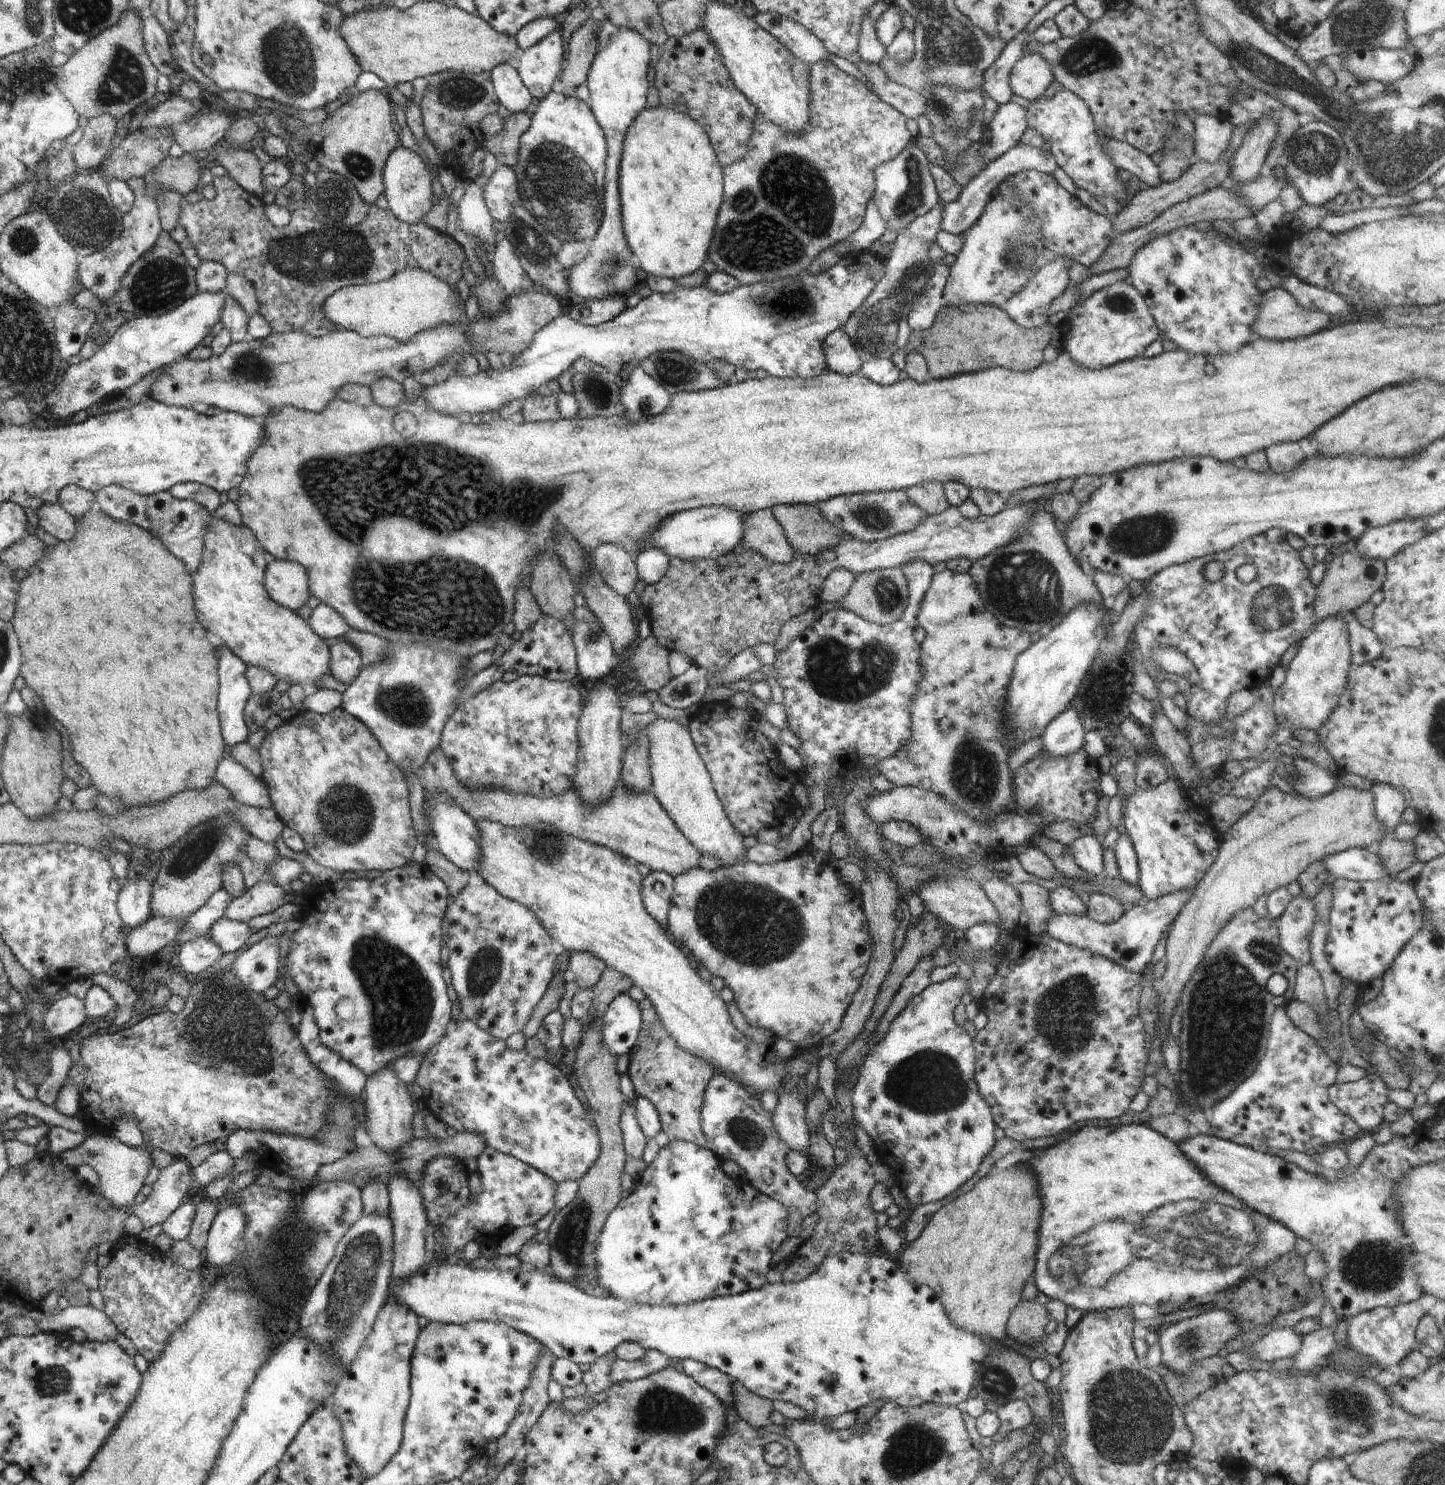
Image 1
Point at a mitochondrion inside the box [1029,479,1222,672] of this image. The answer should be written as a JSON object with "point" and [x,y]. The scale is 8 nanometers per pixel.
{"point":[1145,536]}

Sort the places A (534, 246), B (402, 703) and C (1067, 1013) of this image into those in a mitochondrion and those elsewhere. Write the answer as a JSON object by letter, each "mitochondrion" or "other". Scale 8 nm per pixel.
{"A":"mitochondrion","B":"mitochondrion","C":"mitochondrion"}

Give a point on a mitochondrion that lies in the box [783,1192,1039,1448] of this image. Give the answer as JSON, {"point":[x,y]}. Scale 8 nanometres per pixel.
{"point":[998,1383]}

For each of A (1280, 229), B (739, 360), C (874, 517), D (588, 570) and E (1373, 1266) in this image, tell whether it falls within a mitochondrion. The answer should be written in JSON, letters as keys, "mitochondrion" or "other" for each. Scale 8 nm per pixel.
{"A":"other","B":"other","C":"mitochondrion","D":"other","E":"mitochondrion"}

